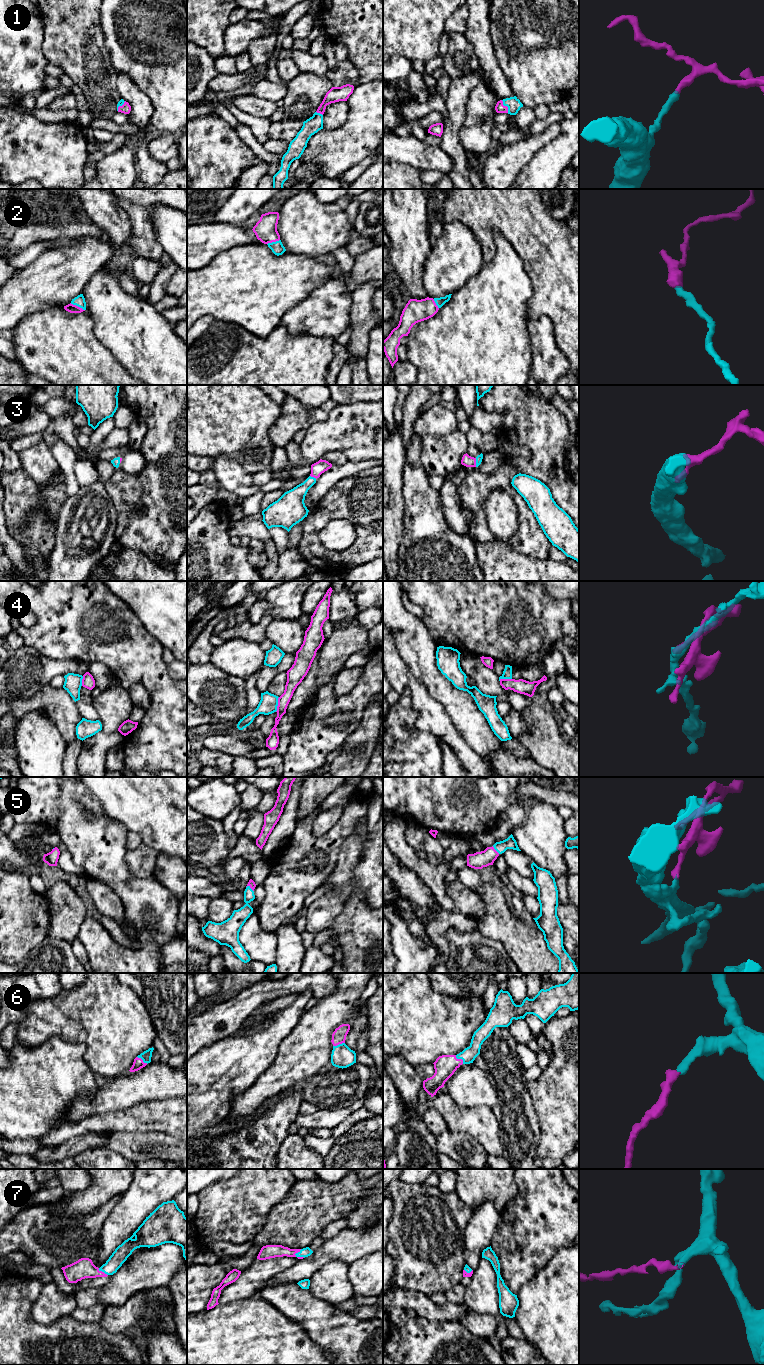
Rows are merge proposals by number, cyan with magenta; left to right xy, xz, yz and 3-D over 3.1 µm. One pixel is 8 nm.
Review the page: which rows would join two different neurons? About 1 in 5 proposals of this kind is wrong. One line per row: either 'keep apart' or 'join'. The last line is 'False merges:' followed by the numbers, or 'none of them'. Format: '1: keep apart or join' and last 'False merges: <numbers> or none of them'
1: join
2: join
3: join
4: keep apart
5: join
6: join
7: join
False merges: 4

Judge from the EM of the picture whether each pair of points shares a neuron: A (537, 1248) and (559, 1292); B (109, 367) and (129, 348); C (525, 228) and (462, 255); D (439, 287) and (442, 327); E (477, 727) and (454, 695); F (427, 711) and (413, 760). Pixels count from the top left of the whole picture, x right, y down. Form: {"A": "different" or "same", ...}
{"A": "different", "B": "different", "C": "different", "D": "different", "E": "same", "F": "different"}

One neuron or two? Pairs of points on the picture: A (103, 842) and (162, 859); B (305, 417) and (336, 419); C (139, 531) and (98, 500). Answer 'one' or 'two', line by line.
A: two
B: two
C: two

